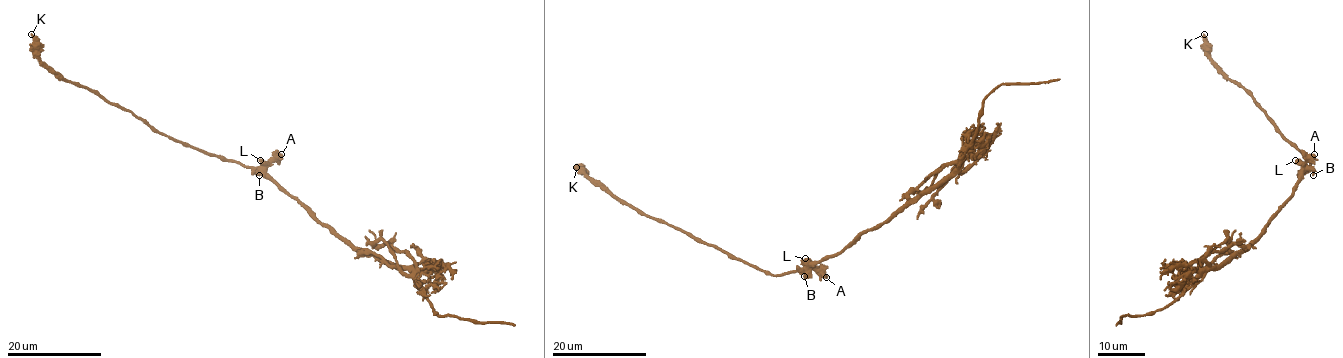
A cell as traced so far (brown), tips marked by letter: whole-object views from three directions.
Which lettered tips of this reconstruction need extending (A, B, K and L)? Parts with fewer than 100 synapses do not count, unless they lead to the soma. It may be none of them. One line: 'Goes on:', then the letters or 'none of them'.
Goes on: none of them

